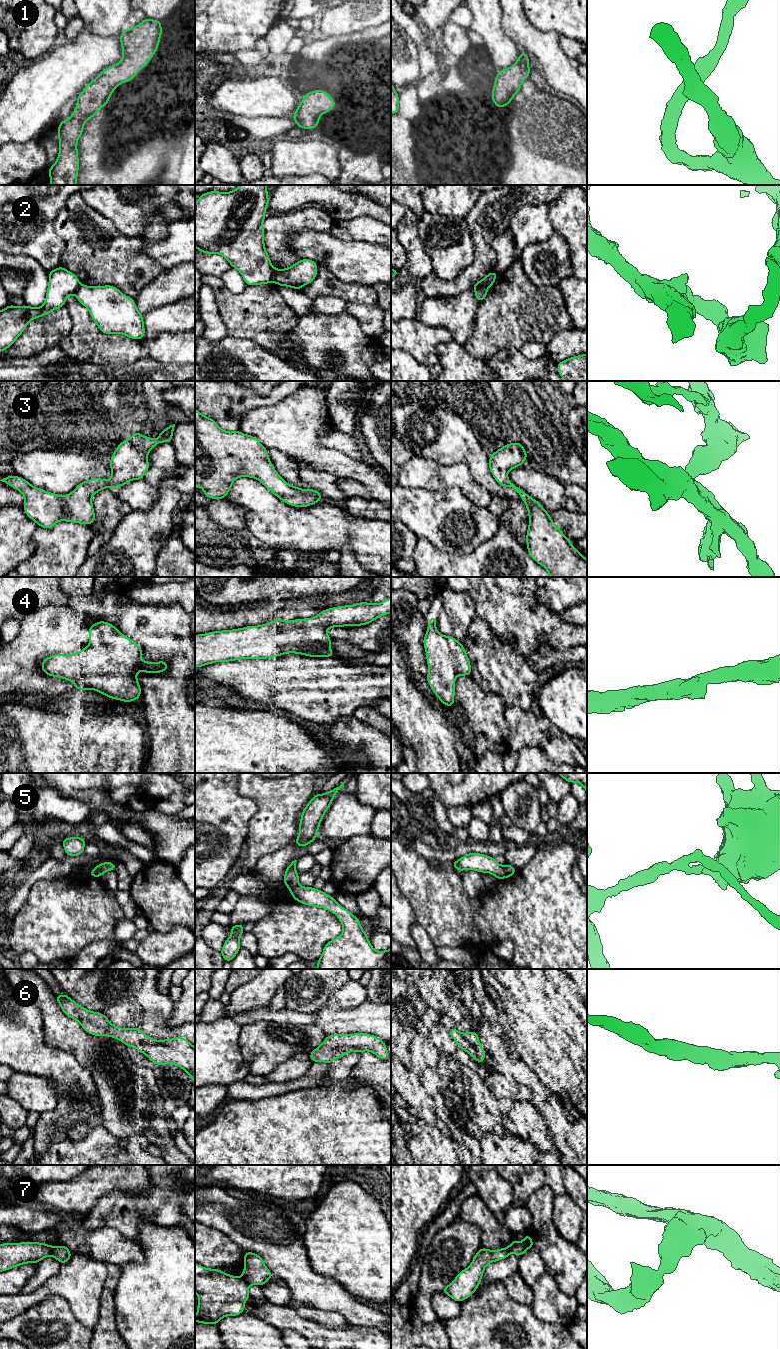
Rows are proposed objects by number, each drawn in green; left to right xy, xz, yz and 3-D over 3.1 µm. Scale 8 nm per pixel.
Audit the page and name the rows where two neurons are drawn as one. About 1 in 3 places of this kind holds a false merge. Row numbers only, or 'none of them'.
2, 5, 7

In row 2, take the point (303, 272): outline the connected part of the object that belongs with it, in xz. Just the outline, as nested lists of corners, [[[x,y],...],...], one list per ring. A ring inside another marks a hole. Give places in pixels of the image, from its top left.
[[[301,259],[285,269],[274,269],[273,282],[301,290],[302,287],[314,281],[317,276],[317,263],[311,259]]]

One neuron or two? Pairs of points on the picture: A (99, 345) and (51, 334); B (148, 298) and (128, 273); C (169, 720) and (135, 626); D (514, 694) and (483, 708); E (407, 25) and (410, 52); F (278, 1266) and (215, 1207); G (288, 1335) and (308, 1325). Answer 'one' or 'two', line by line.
A: two
B: two
C: one
D: two
E: two
F: one
G: two

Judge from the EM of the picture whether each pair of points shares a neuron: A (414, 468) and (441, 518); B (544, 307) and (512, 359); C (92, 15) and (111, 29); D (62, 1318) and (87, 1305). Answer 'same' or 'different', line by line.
A: different
B: different
C: same
D: different

